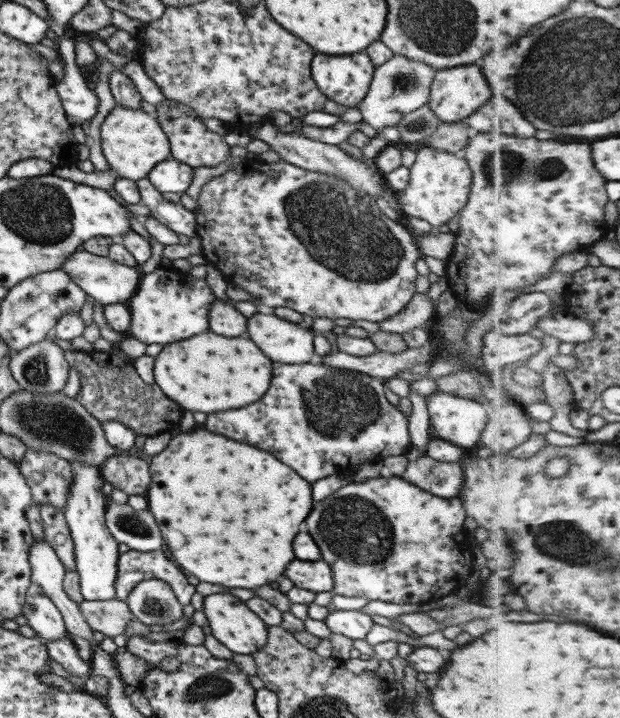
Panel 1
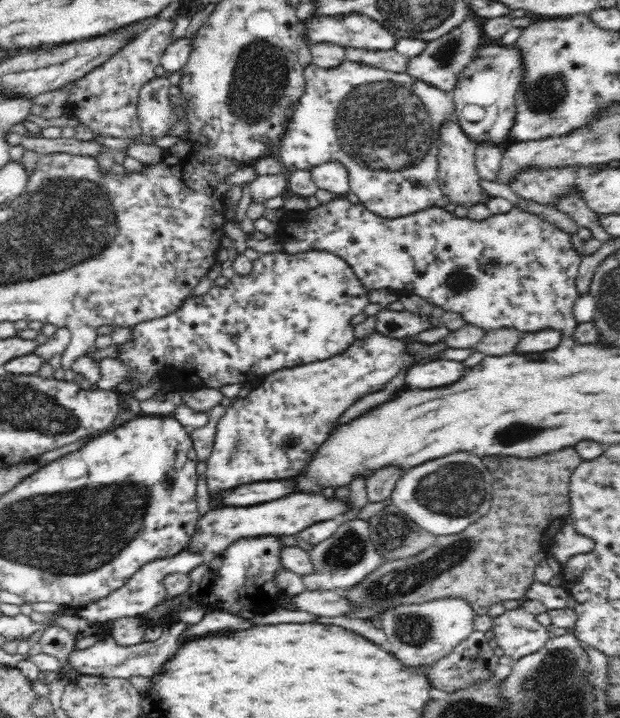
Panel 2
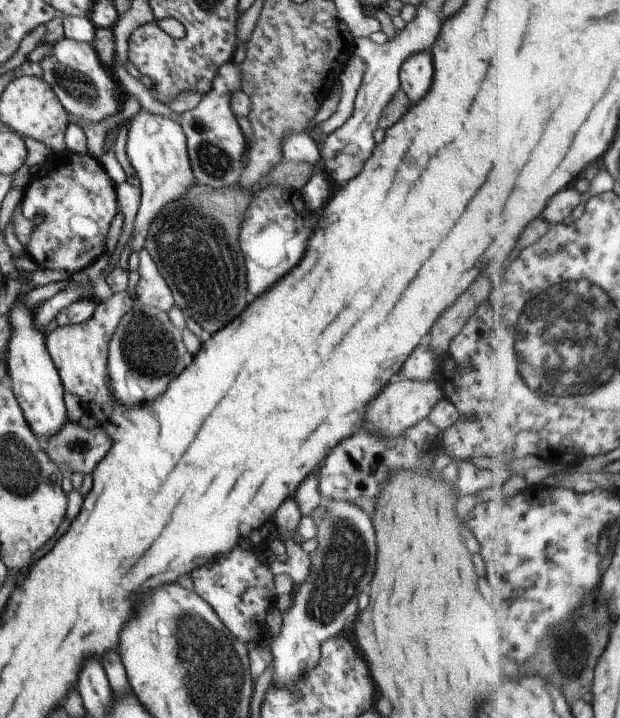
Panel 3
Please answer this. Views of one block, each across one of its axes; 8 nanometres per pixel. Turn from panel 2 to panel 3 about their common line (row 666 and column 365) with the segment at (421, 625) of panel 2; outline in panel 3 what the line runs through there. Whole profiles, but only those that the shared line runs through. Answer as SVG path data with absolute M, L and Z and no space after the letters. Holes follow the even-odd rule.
M424 381L393 382L381 390L381 394L367 406L365 414L369 420L370 433L384 437L398 437L405 429L413 426L419 419L426 418L431 407L442 397L437 382Z

